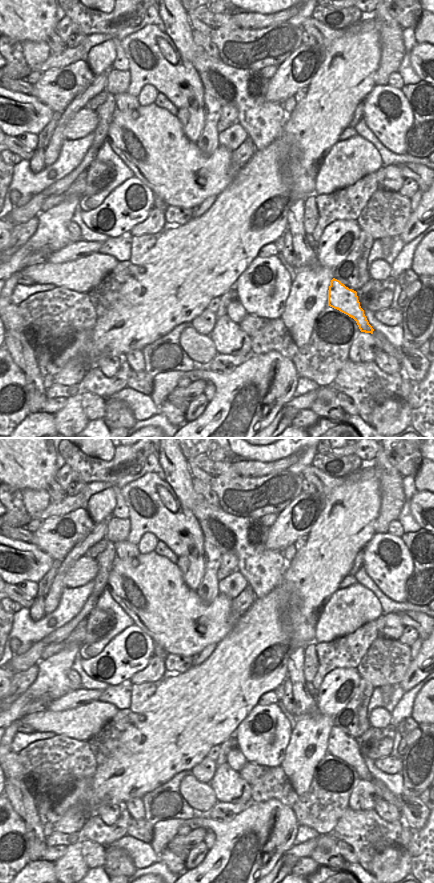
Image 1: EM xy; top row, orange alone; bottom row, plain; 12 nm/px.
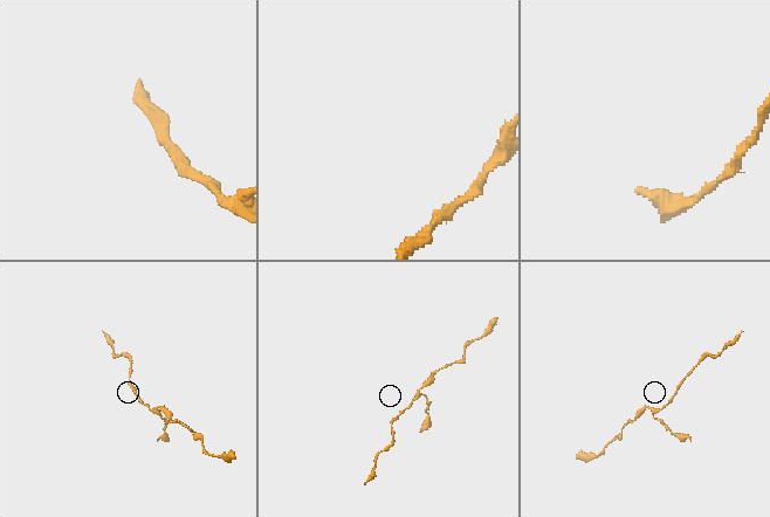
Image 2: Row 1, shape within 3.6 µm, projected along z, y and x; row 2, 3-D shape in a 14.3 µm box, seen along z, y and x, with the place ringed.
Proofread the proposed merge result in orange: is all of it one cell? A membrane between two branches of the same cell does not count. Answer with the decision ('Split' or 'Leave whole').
Leave whole

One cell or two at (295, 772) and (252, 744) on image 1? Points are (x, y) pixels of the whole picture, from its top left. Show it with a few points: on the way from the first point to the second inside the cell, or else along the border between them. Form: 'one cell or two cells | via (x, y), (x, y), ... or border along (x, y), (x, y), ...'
two cells | border along (289, 740), (284, 759), (280, 765)

